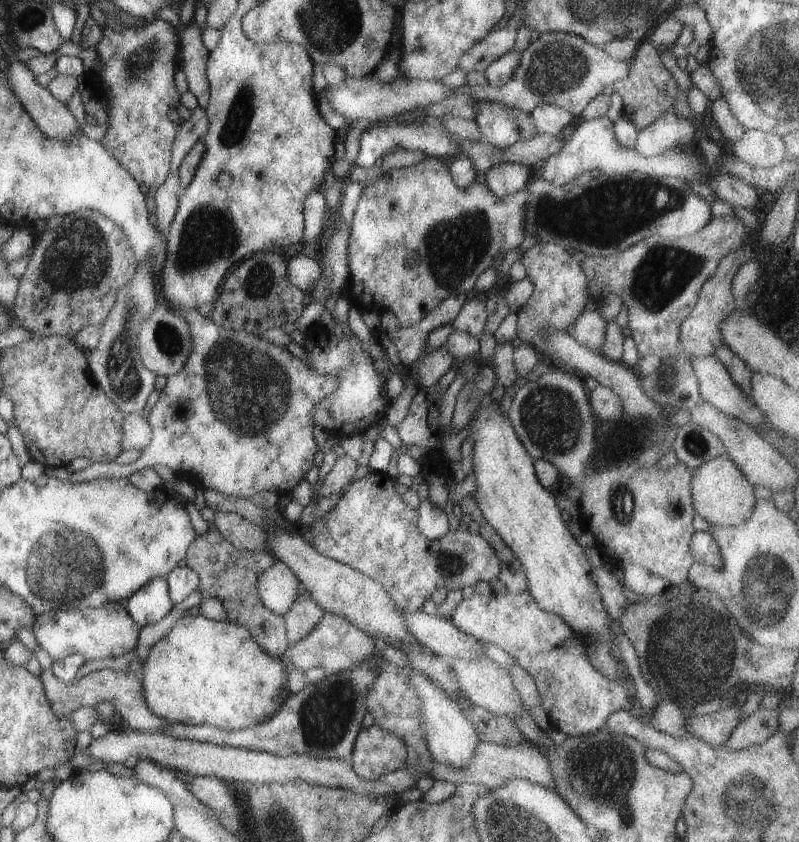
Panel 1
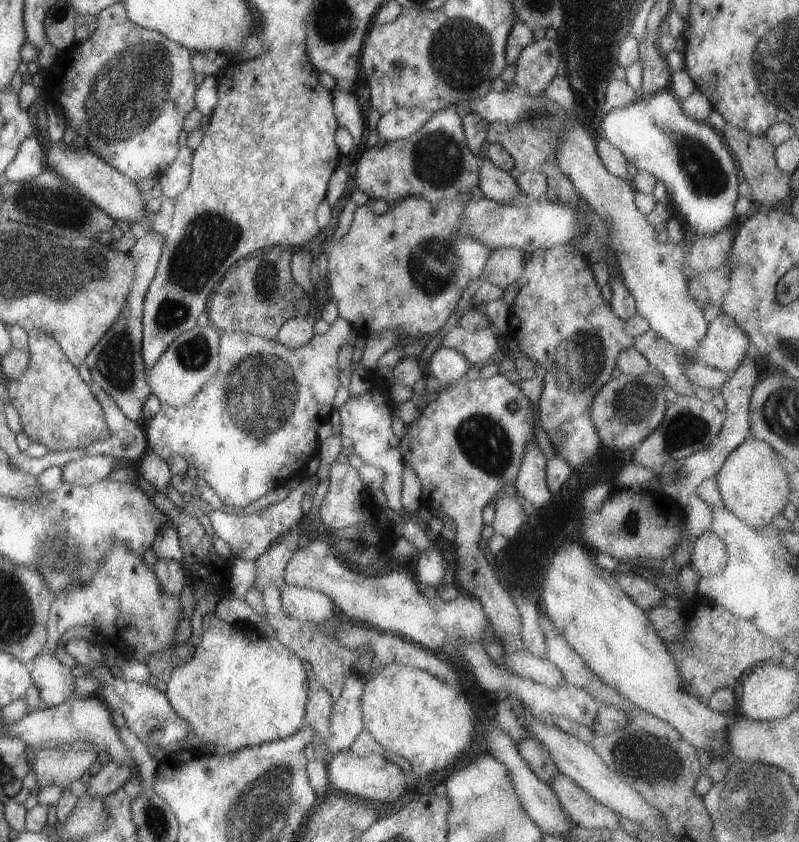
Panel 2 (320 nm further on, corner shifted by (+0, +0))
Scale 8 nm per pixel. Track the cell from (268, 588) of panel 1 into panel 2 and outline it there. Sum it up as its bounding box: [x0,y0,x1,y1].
[280,585,337,623]

